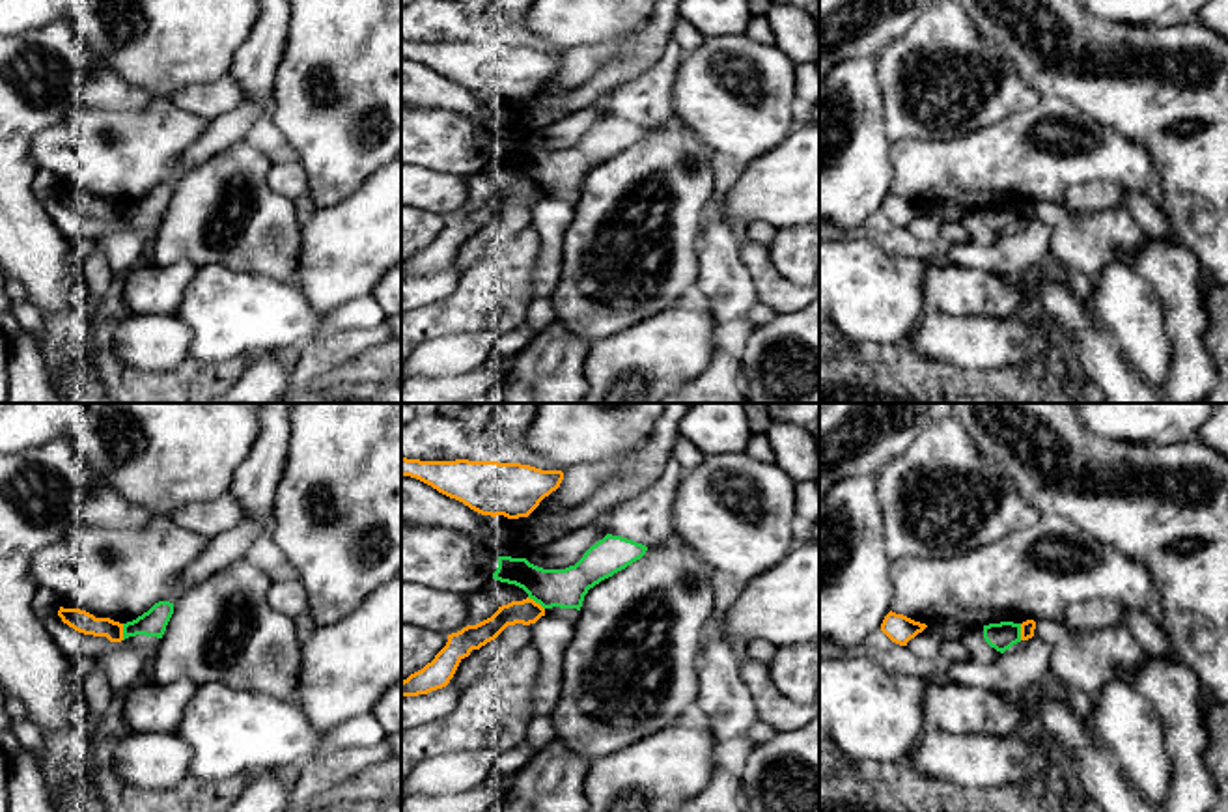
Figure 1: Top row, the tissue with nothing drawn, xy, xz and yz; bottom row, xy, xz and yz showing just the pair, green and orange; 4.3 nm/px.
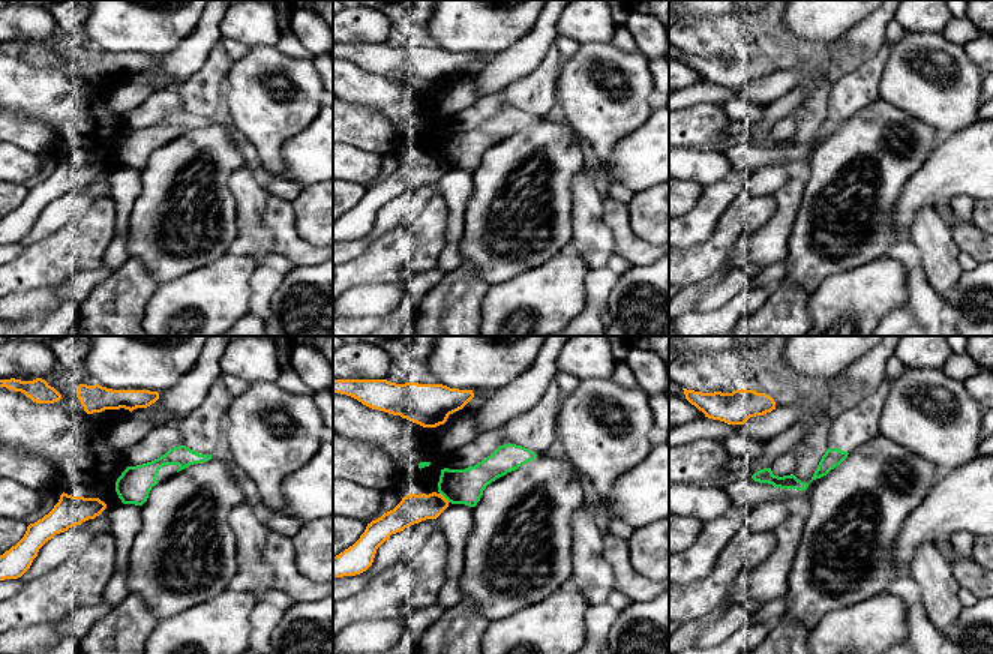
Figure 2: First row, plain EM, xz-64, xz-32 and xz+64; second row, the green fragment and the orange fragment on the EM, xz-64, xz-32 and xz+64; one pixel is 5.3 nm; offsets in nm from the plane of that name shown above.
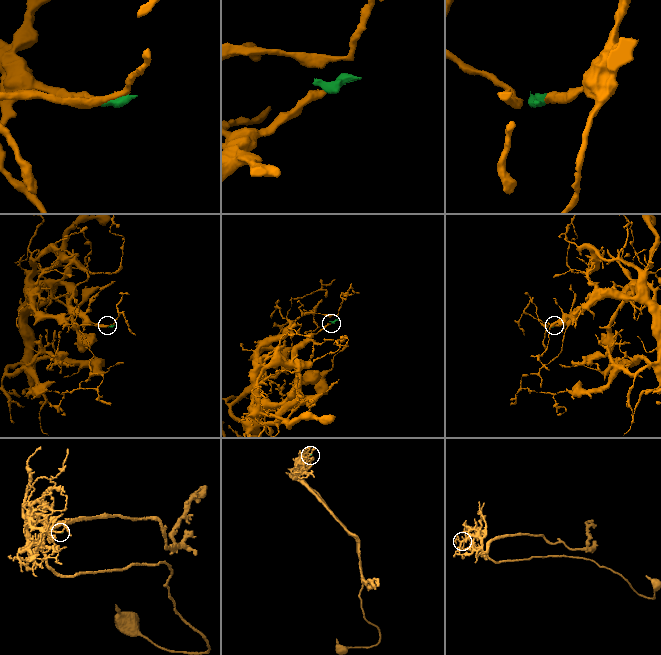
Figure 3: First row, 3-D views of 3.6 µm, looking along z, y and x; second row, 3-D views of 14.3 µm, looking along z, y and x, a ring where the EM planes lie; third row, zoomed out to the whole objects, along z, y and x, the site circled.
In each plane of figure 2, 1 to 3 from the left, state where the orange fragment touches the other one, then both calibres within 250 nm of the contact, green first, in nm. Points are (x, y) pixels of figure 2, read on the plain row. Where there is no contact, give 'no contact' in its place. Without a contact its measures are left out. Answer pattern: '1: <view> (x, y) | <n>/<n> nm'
1: no contact
2: xz-32 (444, 161) | 190/160 nm
3: no contact

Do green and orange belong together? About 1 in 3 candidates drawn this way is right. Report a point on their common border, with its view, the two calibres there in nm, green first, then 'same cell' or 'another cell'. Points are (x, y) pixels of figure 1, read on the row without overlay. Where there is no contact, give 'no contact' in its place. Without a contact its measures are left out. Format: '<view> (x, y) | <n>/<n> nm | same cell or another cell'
xy (124, 213) | 120/90 nm | another cell

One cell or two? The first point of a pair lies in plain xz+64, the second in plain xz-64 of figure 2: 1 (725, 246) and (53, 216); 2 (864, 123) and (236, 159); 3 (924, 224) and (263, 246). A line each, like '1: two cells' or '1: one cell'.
1: two cells
2: one cell
3: one cell

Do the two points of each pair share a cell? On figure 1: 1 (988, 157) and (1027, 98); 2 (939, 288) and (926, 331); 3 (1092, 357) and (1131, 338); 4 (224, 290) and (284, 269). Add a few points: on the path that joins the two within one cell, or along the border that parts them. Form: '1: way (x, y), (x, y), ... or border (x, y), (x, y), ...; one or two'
1: border (1042, 98), (978, 129); two
2: border (939, 310), (950, 316), (982, 316); two
3: border (1105, 331), (1115, 338), (1122, 357), (1144, 379); two
4: border (223, 264), (297, 286); two

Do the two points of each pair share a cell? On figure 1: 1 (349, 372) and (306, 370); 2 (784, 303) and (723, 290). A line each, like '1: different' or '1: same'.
1: different
2: different

